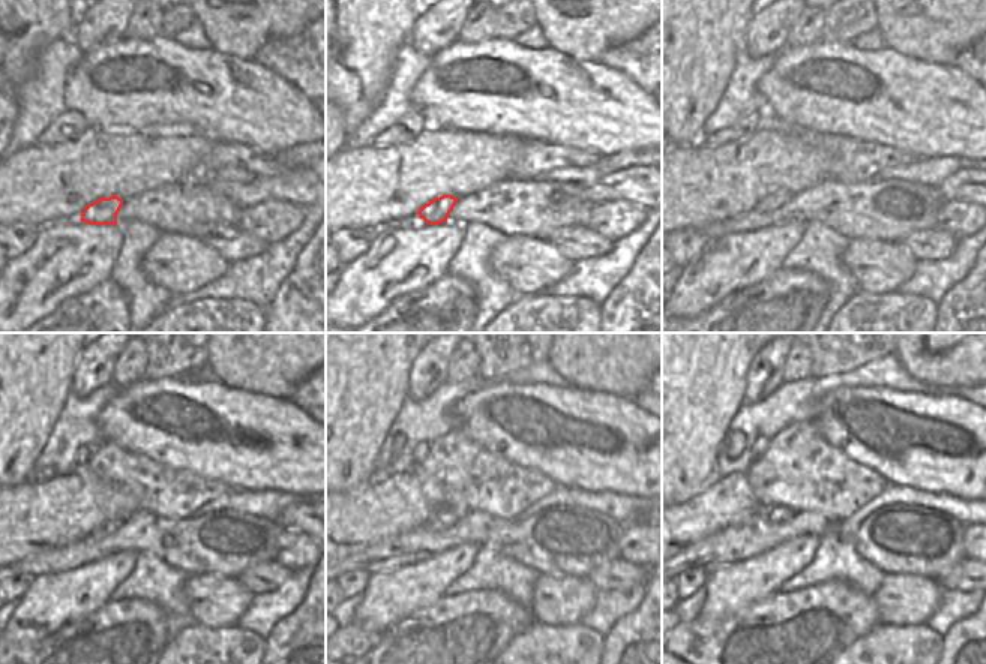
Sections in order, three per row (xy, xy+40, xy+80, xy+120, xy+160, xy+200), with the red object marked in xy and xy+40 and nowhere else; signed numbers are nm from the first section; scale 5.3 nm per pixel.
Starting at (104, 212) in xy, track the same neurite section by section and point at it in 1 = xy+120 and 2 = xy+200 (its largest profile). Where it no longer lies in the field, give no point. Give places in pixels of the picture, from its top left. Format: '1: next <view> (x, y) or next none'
1: next xy+120 (108, 528)
2: next xy+200 (778, 514)

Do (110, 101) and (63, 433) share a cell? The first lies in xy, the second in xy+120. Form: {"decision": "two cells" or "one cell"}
{"decision": "two cells"}

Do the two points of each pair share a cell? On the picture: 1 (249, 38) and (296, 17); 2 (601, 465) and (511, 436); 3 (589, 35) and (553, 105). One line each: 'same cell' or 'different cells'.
1: same cell
2: same cell
3: different cells

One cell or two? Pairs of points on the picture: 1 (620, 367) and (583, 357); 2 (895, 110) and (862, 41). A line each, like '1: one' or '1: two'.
1: one
2: two

